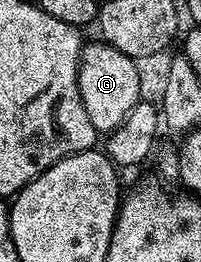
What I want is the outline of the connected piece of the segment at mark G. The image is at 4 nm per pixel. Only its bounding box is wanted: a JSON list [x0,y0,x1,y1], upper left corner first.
[78,41,141,133]

